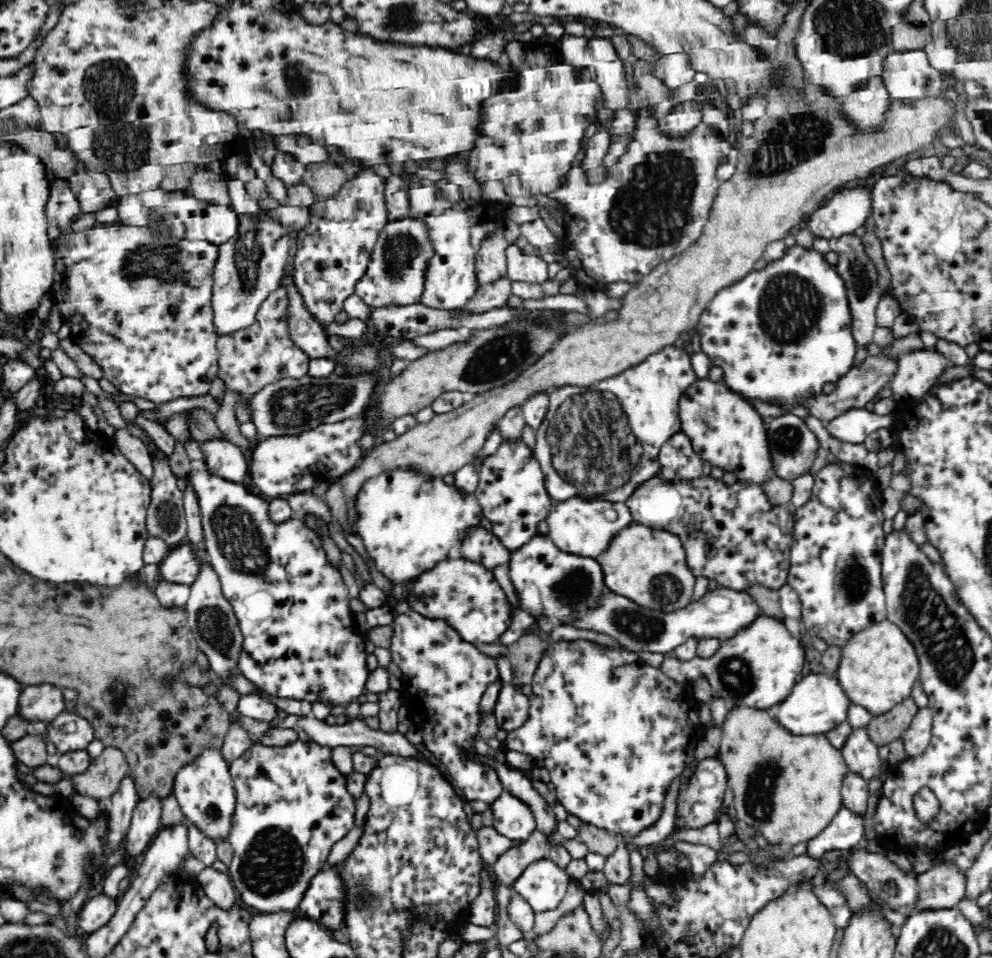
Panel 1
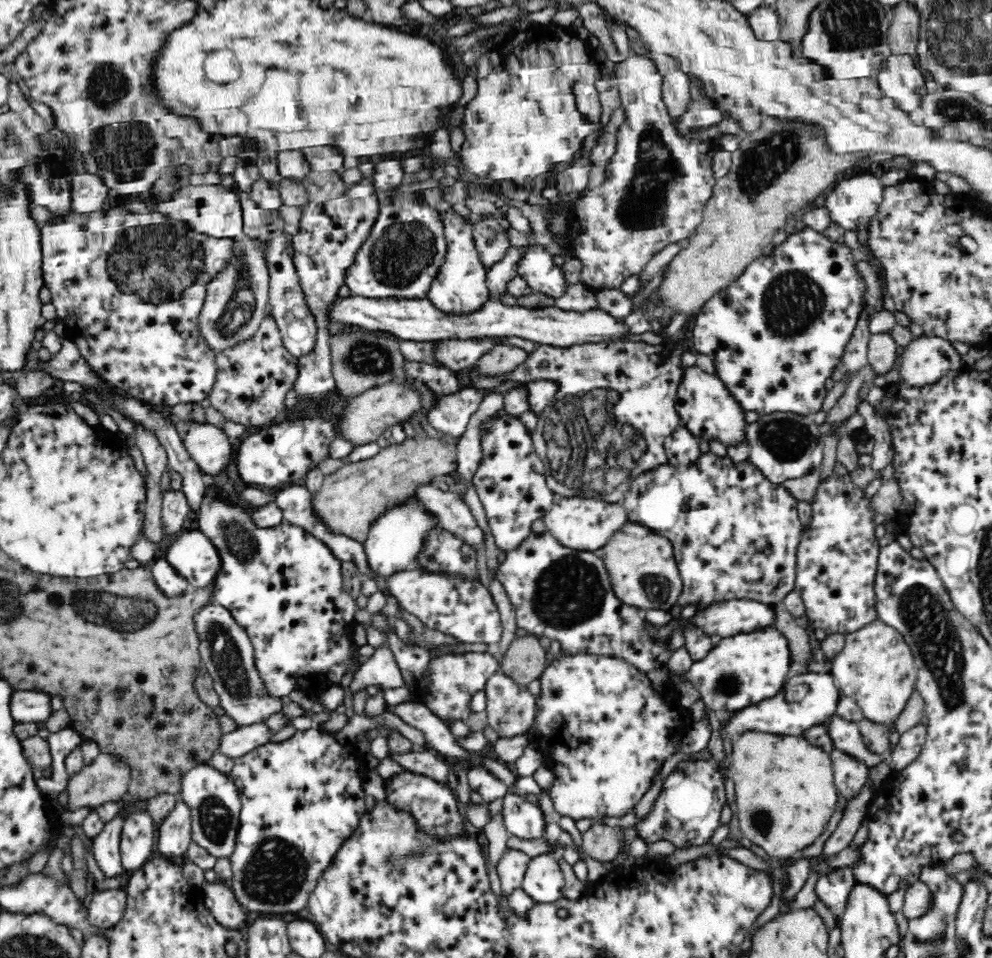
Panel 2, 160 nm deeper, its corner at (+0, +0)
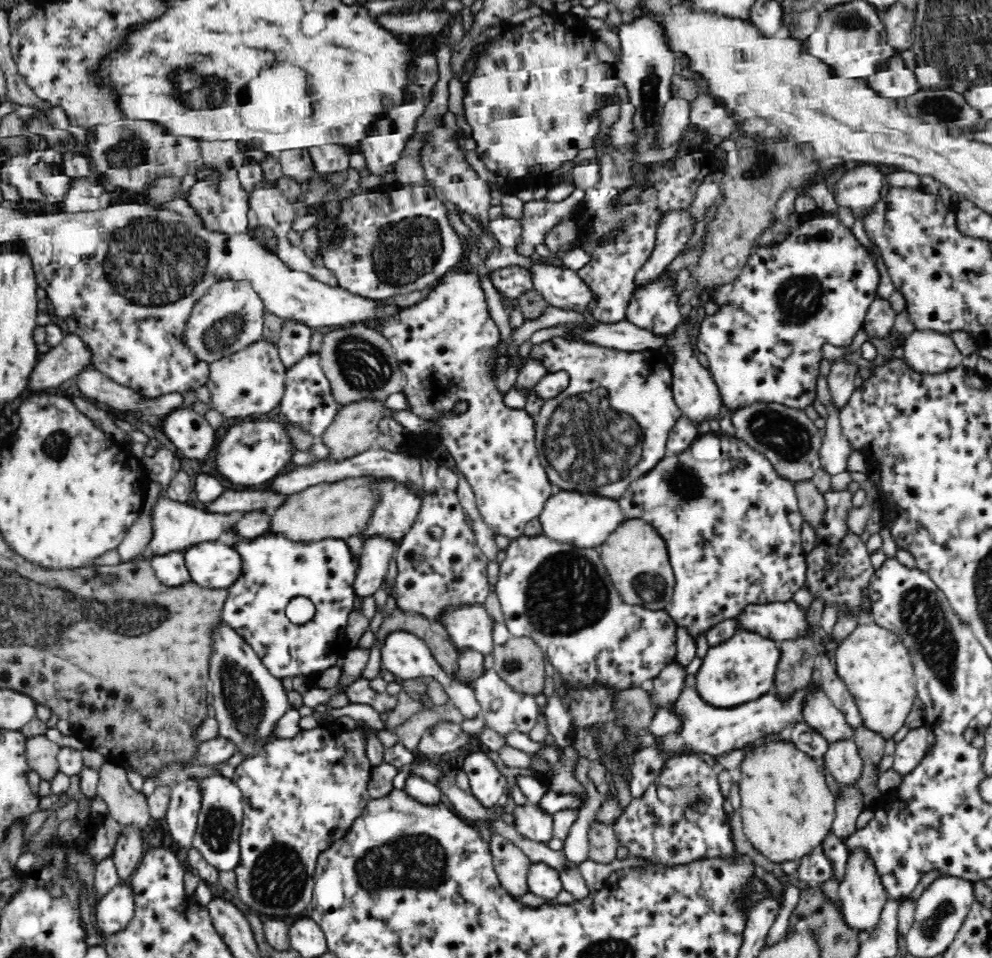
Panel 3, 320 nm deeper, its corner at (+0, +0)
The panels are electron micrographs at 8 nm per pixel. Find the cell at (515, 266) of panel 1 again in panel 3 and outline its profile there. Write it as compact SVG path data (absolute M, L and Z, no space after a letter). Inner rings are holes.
M532 260L528 272L532 273L533 288L550 305L578 309L589 315L585 308L593 292L588 290L577 272L542 260Z

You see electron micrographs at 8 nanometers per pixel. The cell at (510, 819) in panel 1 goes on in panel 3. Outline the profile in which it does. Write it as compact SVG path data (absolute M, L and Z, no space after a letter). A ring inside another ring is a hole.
M518 804L509 817L515 829L530 840L547 843L553 833L553 816L545 812L540 804Z

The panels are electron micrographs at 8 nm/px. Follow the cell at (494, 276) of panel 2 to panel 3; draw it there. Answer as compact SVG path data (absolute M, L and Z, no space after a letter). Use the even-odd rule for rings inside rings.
M576 188L571 196L560 202L528 201L524 206L522 226L522 240L514 248L518 256L532 256L536 247L544 243L546 236L564 219L573 218L577 207L580 207L586 191Z

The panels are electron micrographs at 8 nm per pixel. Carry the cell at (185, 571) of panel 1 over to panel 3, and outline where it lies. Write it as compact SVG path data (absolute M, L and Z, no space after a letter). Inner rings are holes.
M202 541L183 550L191 581L202 588L227 589L241 572L239 554L225 541Z

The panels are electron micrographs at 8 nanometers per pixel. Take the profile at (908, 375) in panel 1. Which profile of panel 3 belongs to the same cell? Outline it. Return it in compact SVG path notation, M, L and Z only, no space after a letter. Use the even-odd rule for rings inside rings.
M915 330L908 338L904 339L903 344L900 346L904 350L903 360L914 372L920 374L937 375L956 368L963 364L965 357L960 353L951 337L945 336L941 333L933 331L918 331Z

